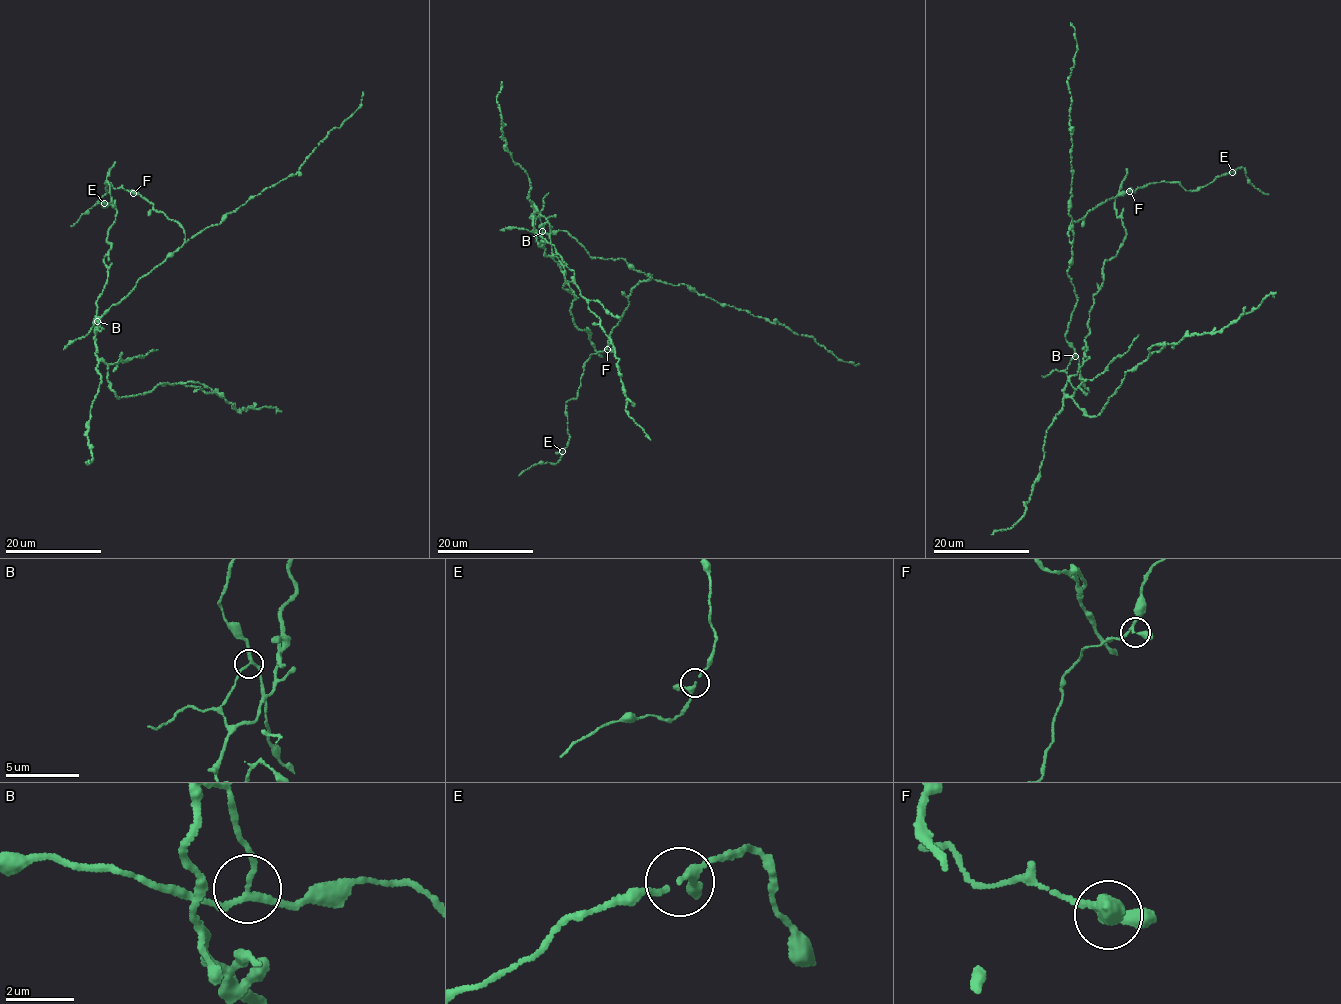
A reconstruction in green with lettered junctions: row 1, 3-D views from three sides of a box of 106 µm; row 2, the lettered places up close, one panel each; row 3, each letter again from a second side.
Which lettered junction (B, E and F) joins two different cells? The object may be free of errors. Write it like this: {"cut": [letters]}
{"cut": ["B"]}

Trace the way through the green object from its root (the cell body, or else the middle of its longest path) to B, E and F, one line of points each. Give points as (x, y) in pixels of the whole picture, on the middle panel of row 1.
B: (574, 237), (566, 230), (543, 232)
E: (574, 237), (590, 256), (652, 277), (587, 359), (566, 402), (562, 451)
F: (574, 237), (590, 256), (623, 259), (636, 270), (652, 277), (634, 286), (626, 308), (611, 333), (607, 349)

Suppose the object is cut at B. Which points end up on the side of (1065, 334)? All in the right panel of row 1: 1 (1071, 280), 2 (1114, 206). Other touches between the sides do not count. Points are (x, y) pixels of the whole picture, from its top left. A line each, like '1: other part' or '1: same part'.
1: same part
2: other part

